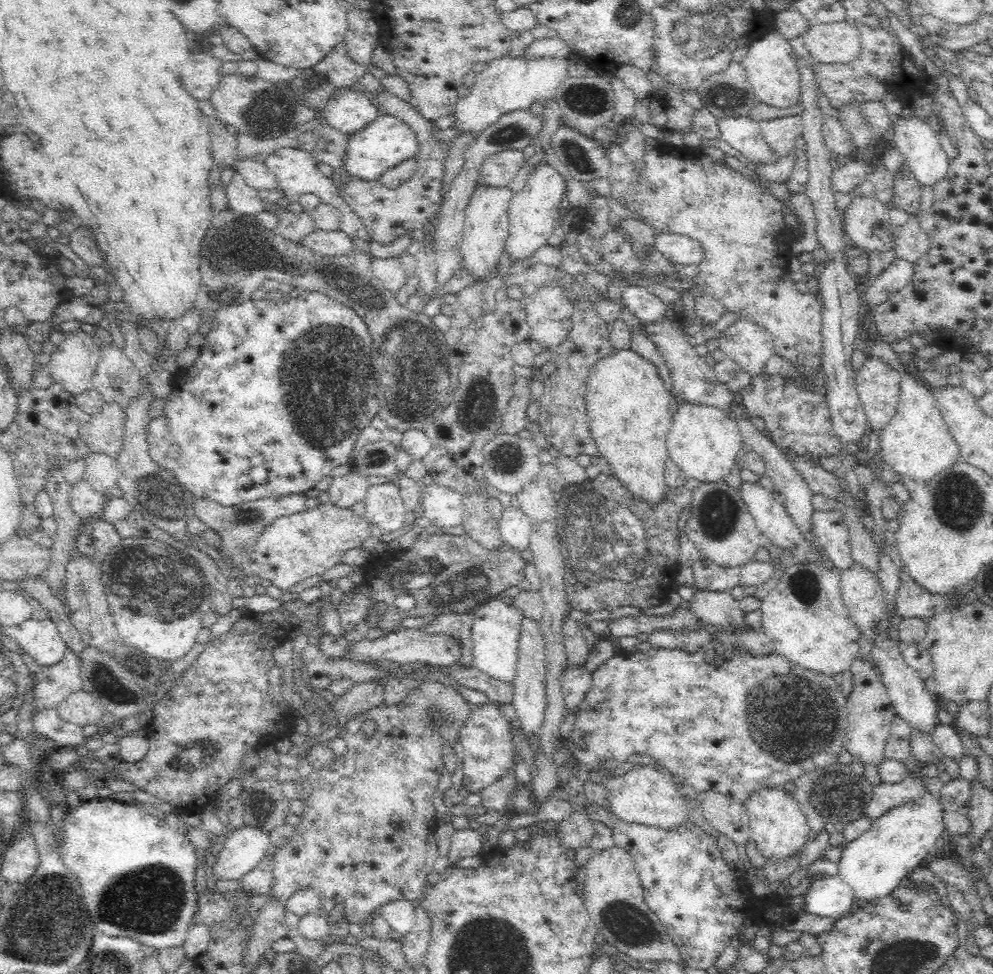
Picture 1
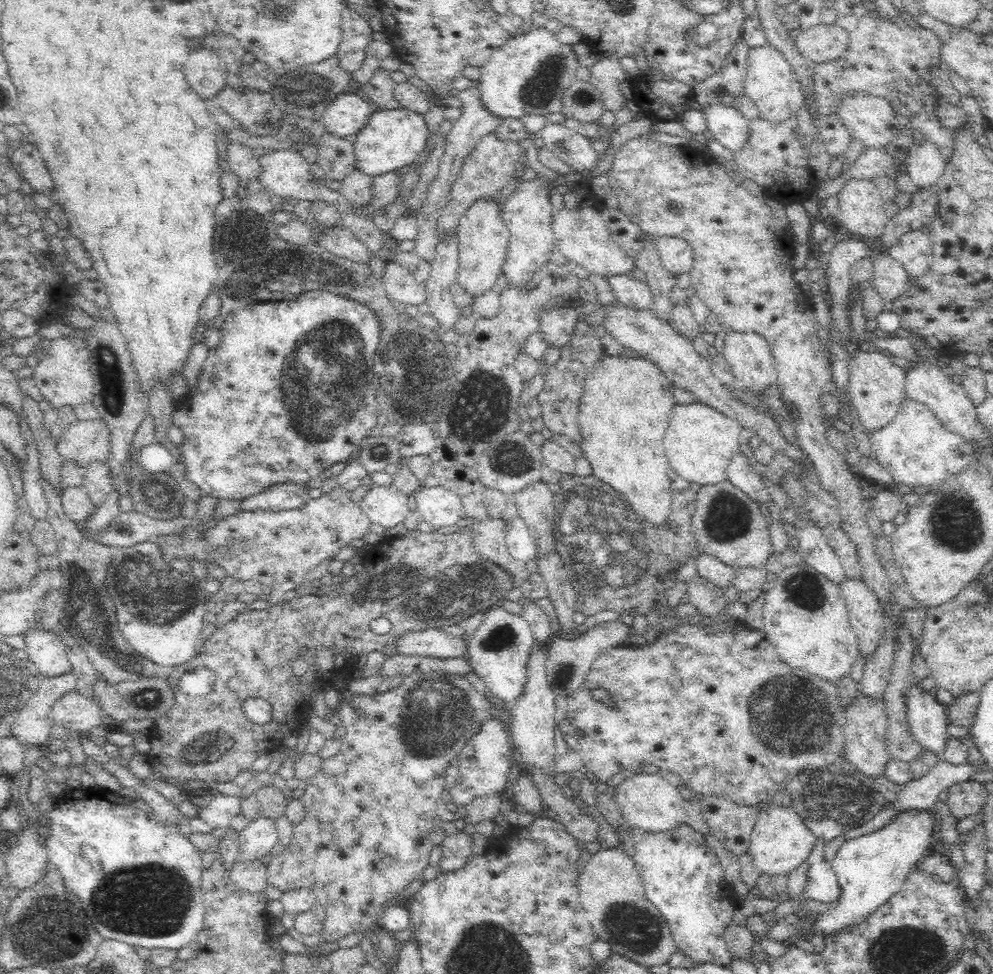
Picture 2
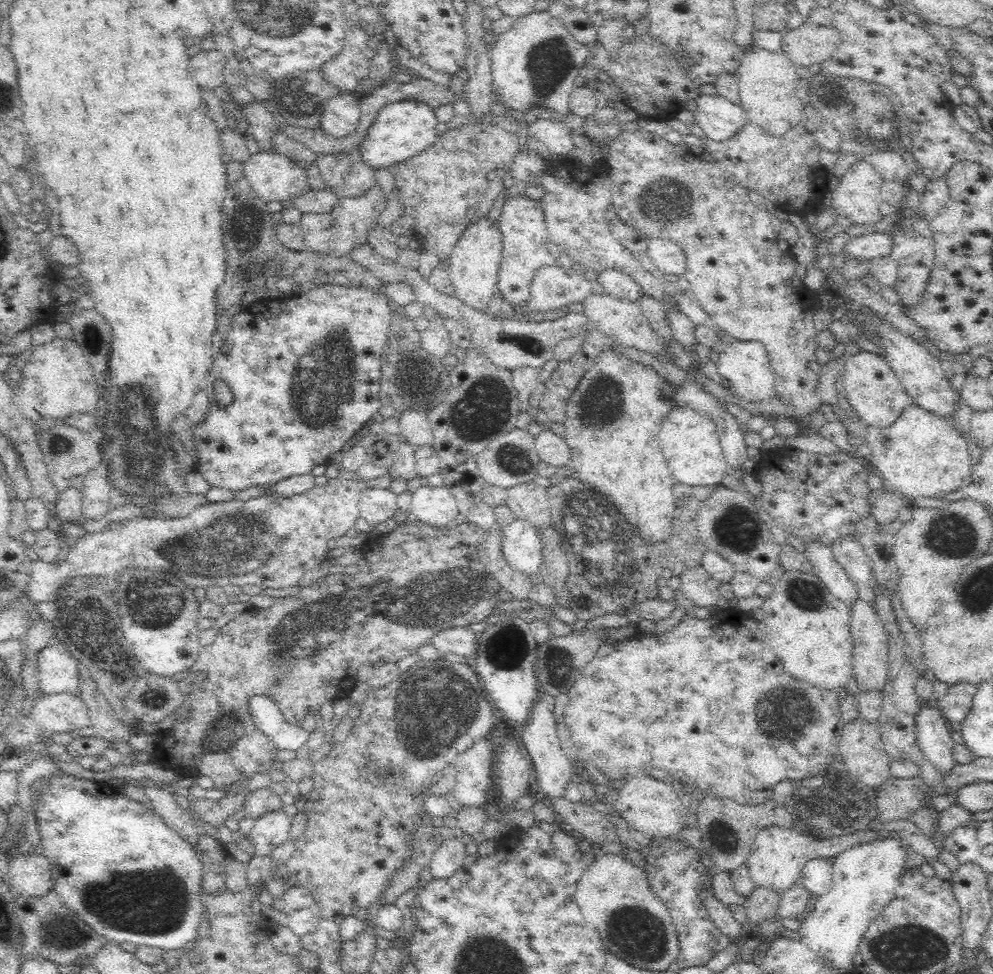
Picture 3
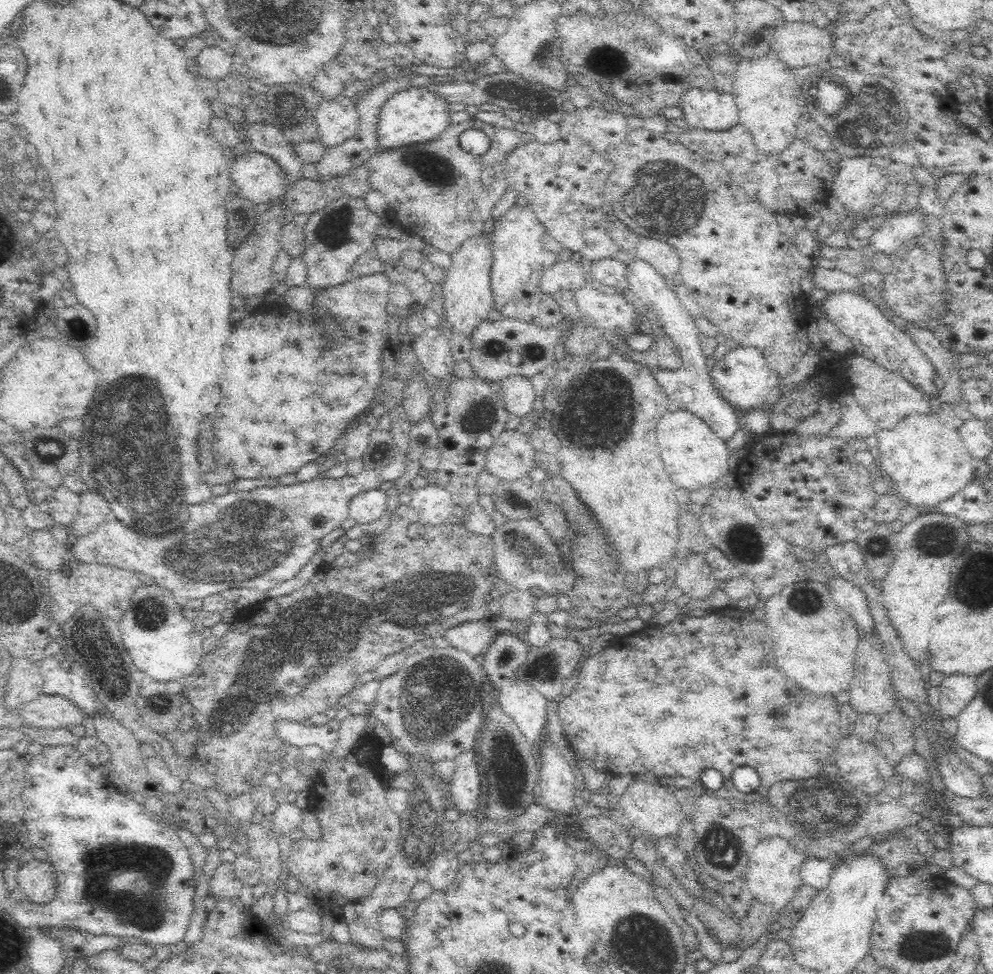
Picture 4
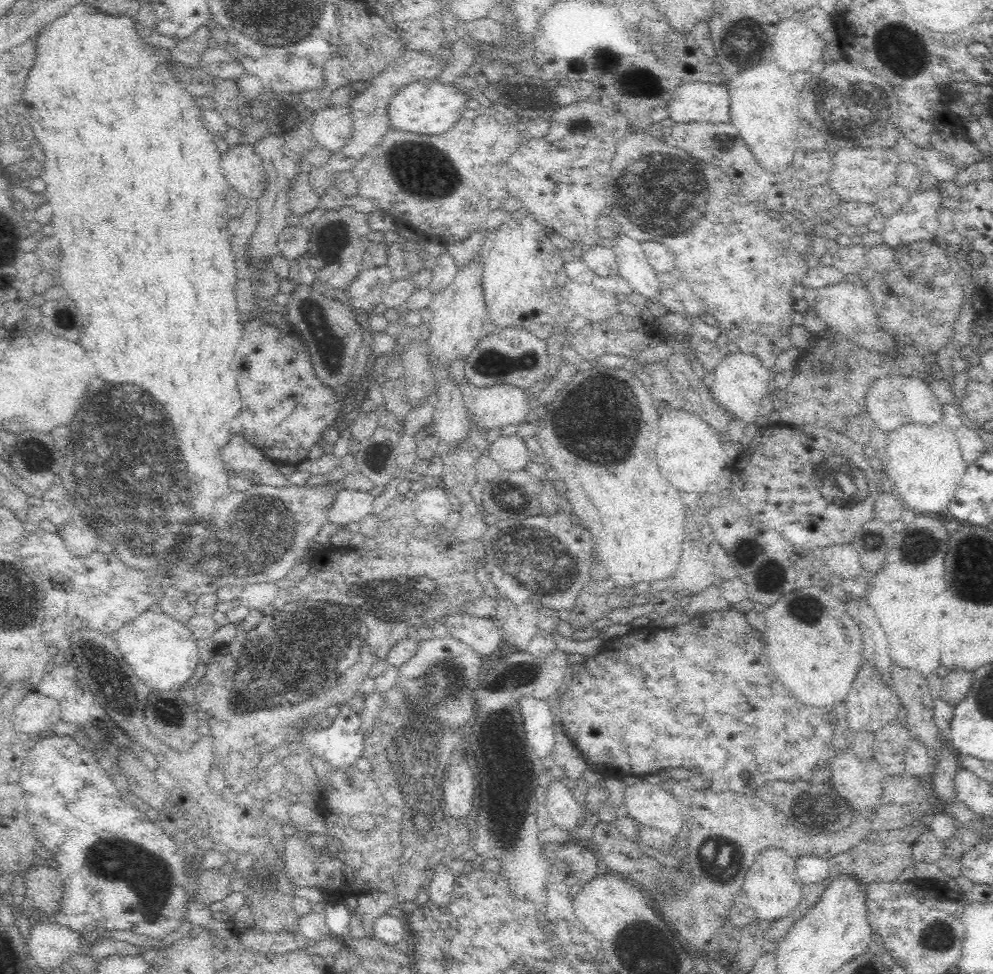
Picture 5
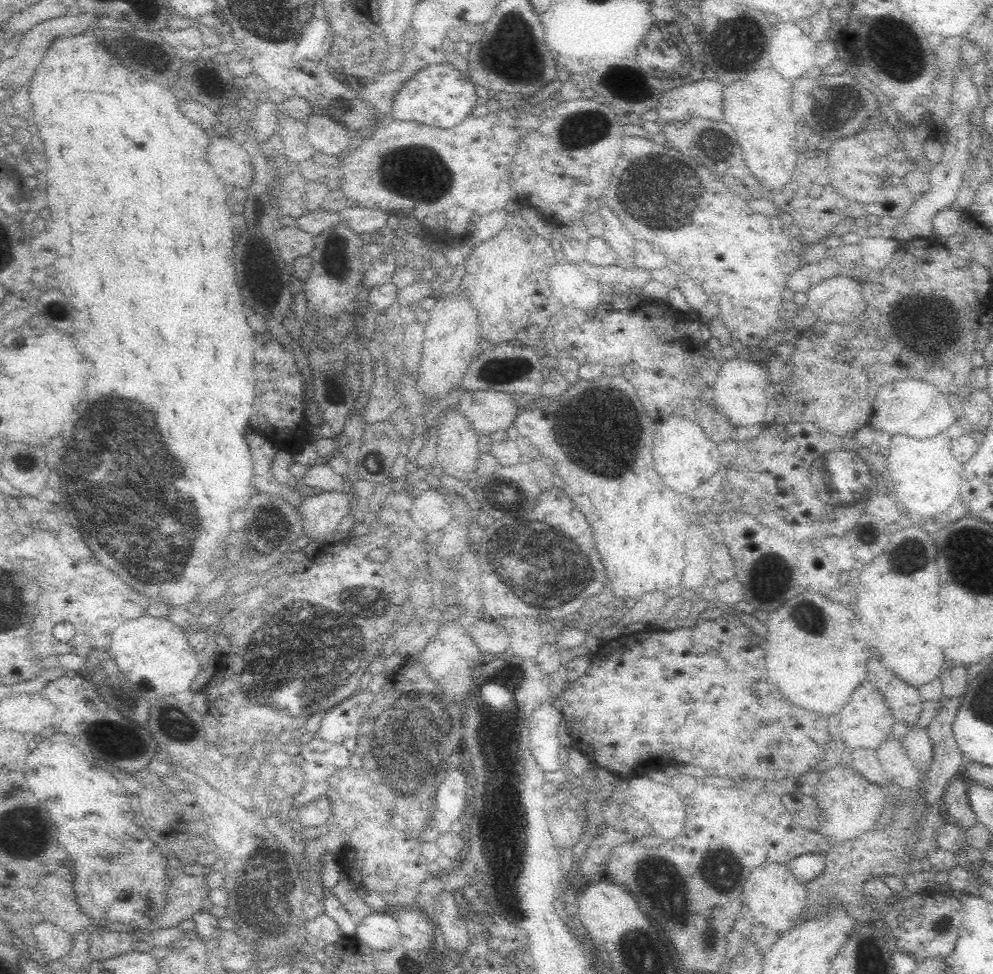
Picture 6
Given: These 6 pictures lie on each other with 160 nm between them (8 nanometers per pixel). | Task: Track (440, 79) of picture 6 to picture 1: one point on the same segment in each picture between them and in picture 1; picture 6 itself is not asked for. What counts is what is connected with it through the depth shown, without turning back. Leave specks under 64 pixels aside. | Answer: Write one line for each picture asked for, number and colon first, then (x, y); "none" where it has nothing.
1: (387, 141)
2: (393, 137)
3: (402, 129)
4: (416, 114)
5: (428, 106)

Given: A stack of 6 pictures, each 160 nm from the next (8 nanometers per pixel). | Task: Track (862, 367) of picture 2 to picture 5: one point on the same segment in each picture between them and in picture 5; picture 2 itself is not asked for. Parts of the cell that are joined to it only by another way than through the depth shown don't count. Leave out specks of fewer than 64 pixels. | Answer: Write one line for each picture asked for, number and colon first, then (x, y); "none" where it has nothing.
3: (875, 393)
4: (887, 397)
5: (893, 400)

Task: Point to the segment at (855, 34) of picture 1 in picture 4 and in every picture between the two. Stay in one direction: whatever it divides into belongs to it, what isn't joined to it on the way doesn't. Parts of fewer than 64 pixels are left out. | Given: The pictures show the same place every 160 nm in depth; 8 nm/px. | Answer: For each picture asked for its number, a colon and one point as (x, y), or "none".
2: (824, 42)
3: (809, 44)
4: (799, 44)

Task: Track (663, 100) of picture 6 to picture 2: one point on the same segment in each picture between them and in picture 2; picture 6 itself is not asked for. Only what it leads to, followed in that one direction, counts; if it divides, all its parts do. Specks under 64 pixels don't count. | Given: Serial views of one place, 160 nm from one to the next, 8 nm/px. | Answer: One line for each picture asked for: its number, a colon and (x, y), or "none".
2: (726, 123)
3: (719, 119)
4: (701, 108)
5: (694, 101)

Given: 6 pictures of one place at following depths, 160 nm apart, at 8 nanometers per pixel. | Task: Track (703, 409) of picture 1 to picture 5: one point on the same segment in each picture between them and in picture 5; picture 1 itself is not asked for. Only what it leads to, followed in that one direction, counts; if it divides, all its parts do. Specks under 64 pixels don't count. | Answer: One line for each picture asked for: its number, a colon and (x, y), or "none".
2: (700, 441)
3: (690, 442)
4: (694, 457)
5: (690, 456)

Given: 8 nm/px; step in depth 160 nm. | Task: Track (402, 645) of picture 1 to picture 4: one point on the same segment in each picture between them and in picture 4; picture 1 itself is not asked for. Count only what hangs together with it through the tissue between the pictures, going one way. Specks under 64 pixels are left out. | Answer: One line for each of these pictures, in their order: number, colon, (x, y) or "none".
2: (430, 642)
3: (463, 641)
4: (474, 637)

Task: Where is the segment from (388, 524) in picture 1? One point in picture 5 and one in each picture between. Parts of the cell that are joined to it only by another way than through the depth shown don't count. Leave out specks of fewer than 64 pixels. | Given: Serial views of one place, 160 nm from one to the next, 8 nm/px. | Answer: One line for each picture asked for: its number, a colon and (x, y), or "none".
2: (386, 505)
3: (376, 505)
4: (367, 506)
5: (348, 506)

